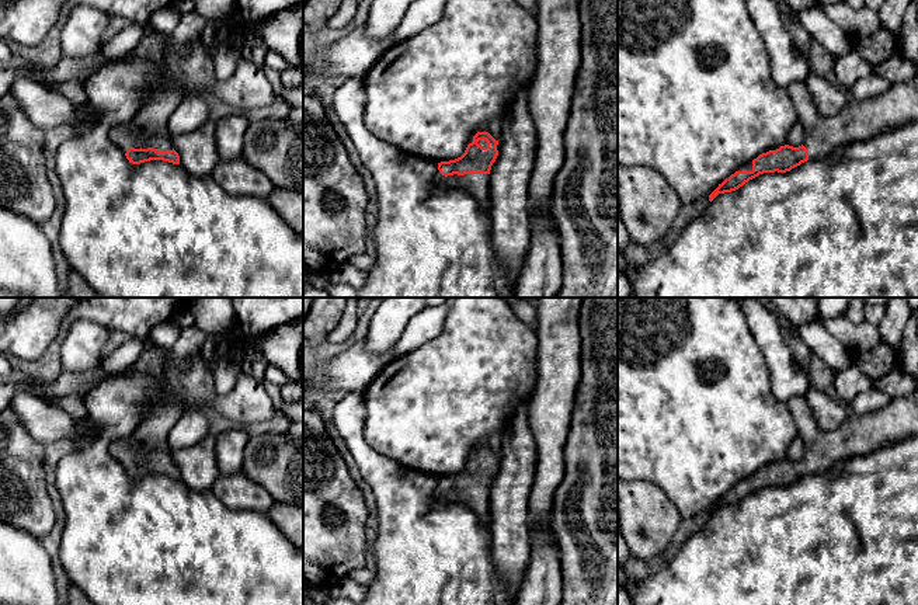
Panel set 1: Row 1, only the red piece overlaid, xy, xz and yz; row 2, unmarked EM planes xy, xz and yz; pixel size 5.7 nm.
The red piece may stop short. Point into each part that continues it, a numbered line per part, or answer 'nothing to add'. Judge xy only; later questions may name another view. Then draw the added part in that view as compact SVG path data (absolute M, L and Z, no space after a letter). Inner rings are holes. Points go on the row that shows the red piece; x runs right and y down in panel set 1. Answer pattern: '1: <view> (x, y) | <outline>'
1: xy (152, 118) | M174 83L157 88L129 124L109 129L109 139L124 153L131 146L135 149L153 147L159 152L173 150L167 124L182 98L182 90Z

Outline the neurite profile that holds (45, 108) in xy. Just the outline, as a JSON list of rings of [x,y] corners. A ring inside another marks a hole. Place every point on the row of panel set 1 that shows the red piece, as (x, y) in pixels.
[[[20,77],[8,94],[17,100],[29,121],[42,131],[60,125],[72,126],[79,121],[97,124],[101,118],[101,111],[91,102],[74,104],[34,79]]]

